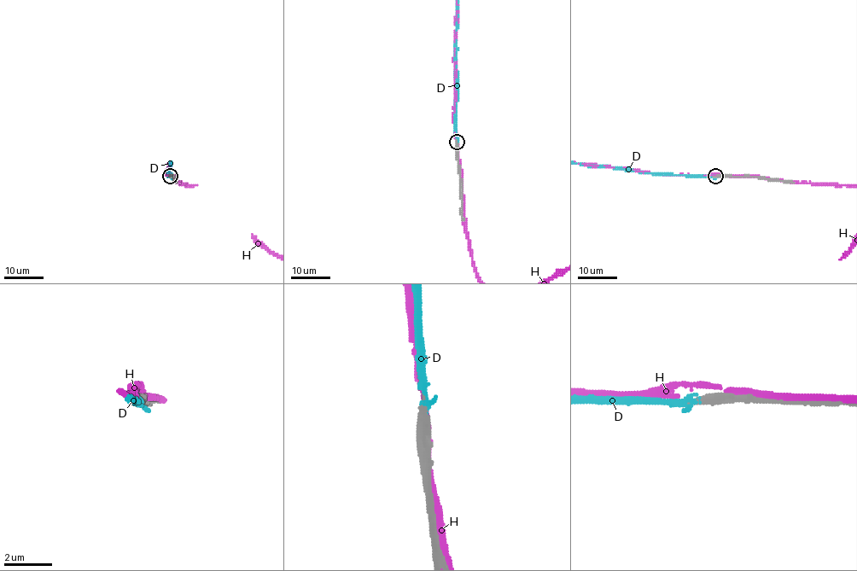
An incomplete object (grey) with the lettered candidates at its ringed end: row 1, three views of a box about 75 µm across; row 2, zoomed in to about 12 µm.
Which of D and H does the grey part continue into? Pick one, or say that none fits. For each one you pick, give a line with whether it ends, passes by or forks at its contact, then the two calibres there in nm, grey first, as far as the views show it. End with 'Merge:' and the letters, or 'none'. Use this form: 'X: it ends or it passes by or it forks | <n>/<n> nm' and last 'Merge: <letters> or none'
D: it ends | 400/240 nm
Merge: D

